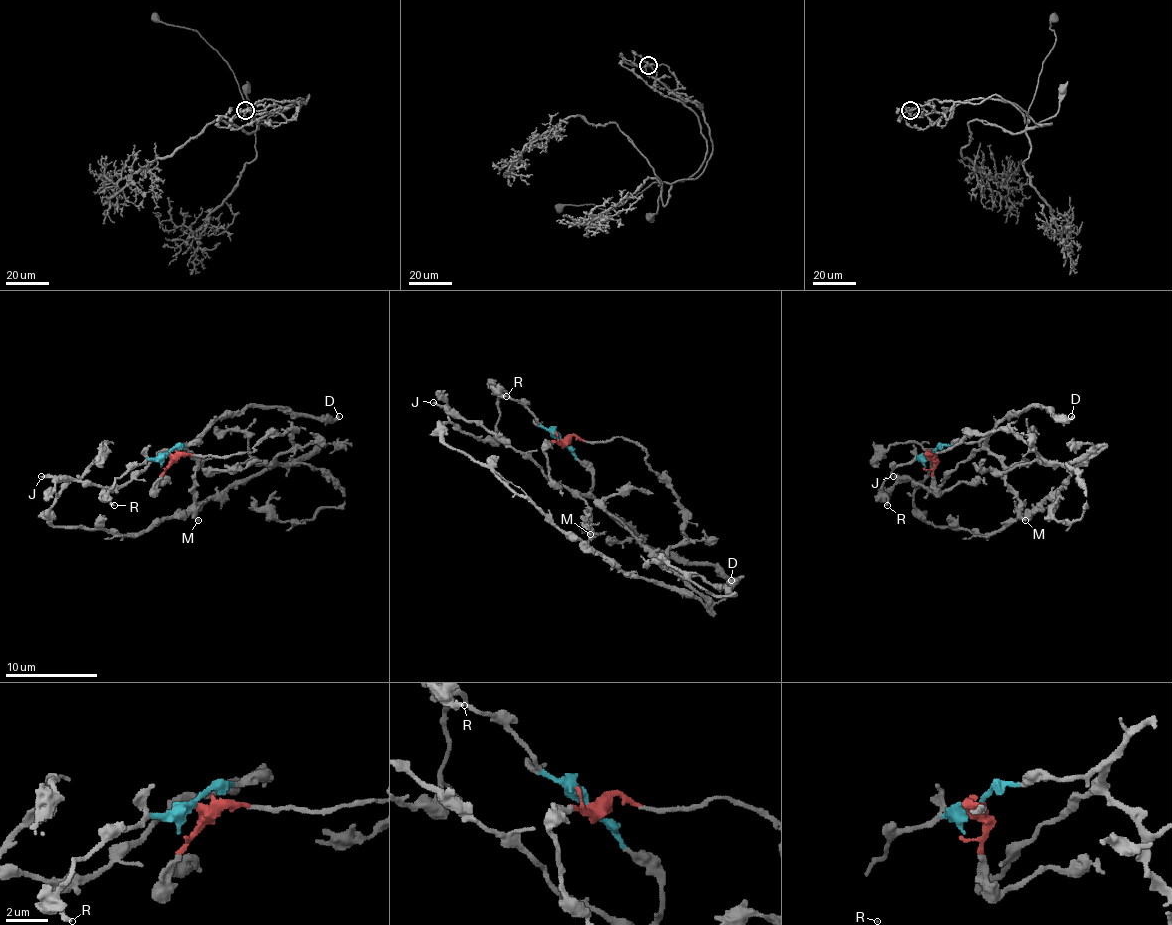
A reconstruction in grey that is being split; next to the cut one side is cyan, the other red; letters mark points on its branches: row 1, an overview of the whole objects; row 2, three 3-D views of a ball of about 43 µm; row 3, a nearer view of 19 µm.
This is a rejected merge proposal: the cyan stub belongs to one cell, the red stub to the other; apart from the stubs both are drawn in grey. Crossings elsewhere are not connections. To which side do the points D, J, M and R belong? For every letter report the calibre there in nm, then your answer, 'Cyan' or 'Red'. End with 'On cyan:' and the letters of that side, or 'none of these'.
D: Thickness 360 nm. Cyan
J: Thickness 180 nm. Cyan
M: Thickness 260 nm. Cyan
R: Thickness 180 nm. Cyan
On cyan: D, J, M, R

